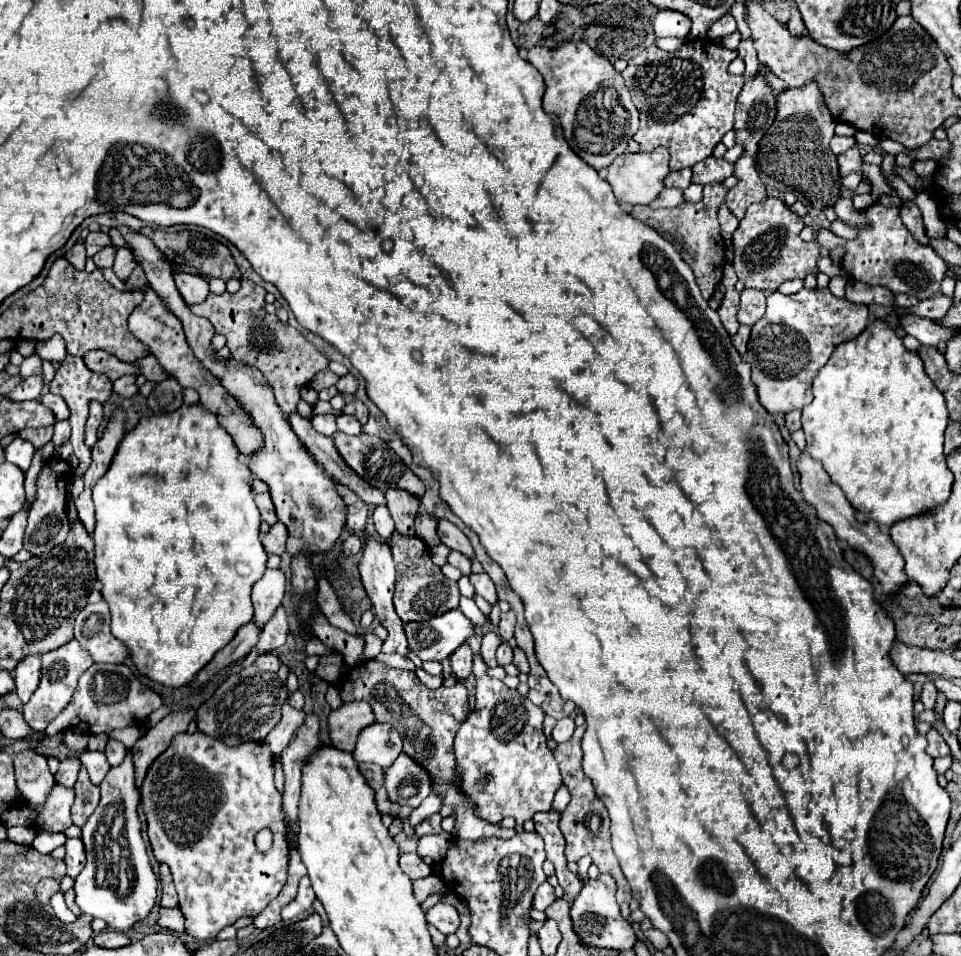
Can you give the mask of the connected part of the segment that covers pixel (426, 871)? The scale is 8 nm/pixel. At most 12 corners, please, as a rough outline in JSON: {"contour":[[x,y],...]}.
{"contour":[[401,854],[399,866],[411,880],[431,874],[417,854]]}

